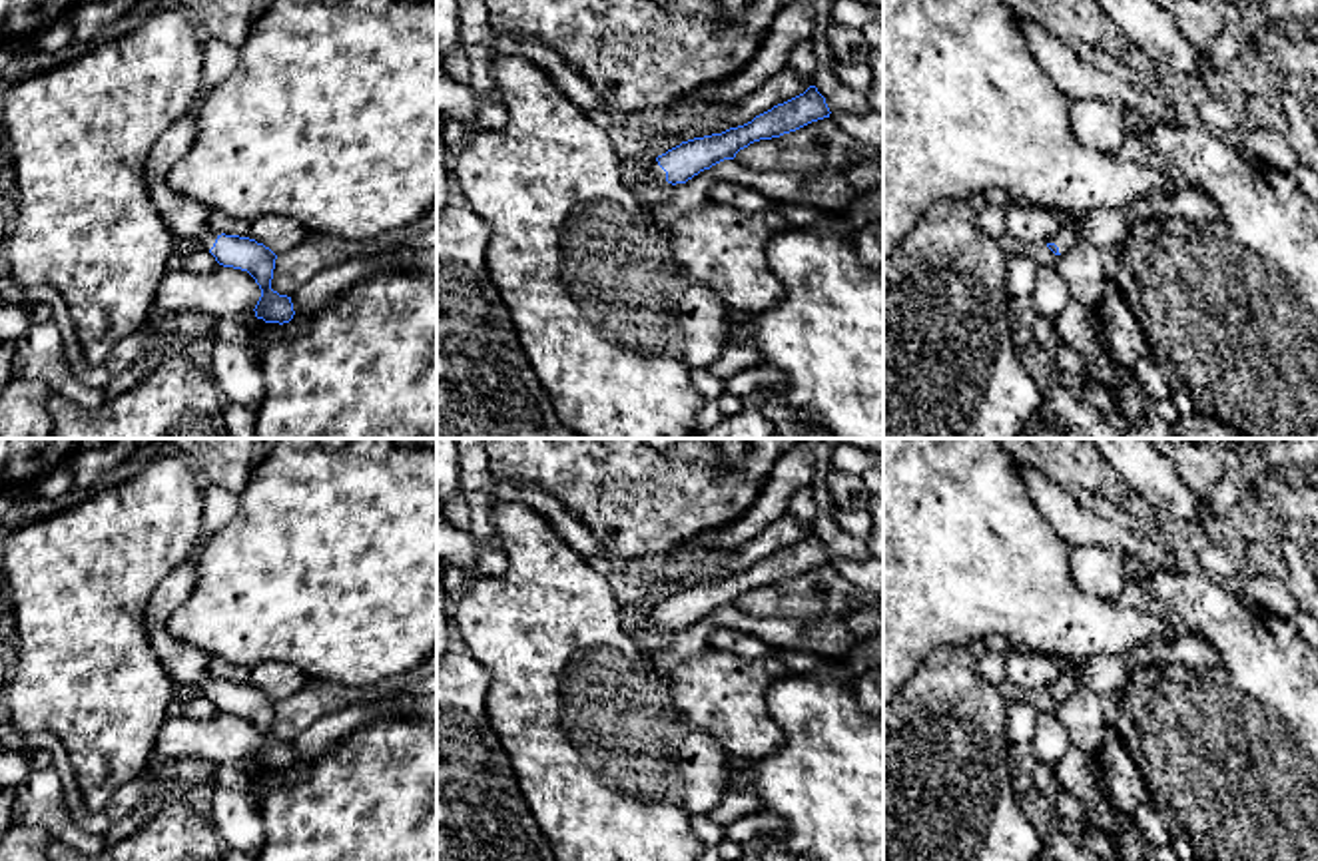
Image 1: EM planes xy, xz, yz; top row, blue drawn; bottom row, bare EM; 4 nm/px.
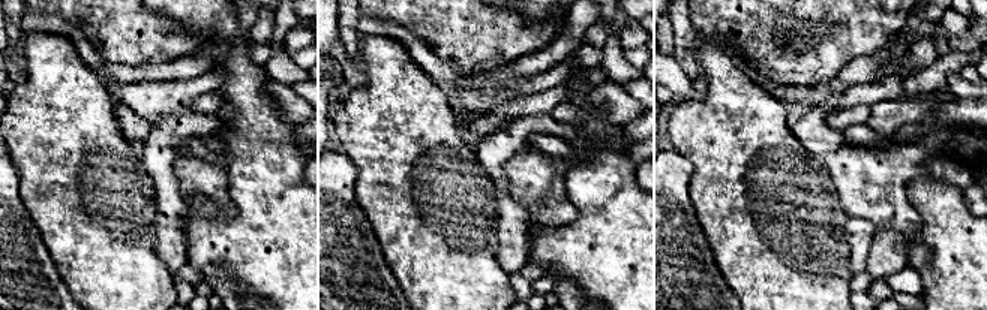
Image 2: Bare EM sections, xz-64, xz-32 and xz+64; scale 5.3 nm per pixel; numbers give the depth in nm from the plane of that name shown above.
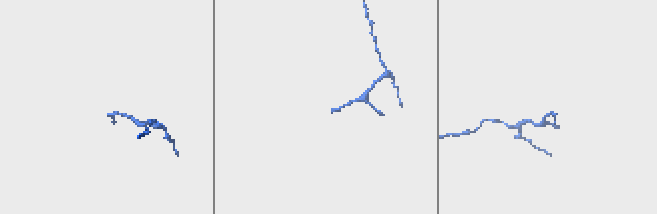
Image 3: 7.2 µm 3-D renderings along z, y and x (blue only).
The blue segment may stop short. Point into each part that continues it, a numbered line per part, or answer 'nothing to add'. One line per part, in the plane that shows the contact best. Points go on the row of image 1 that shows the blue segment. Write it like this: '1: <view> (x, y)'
1: xz (653, 170)

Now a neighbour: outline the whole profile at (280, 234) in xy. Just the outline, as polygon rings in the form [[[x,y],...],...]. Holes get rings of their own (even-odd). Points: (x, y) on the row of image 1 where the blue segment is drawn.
[[[209,211],[207,225],[217,235],[225,233],[255,239],[269,247],[275,255],[283,255],[297,247],[311,233],[299,221],[281,215],[245,219]]]

